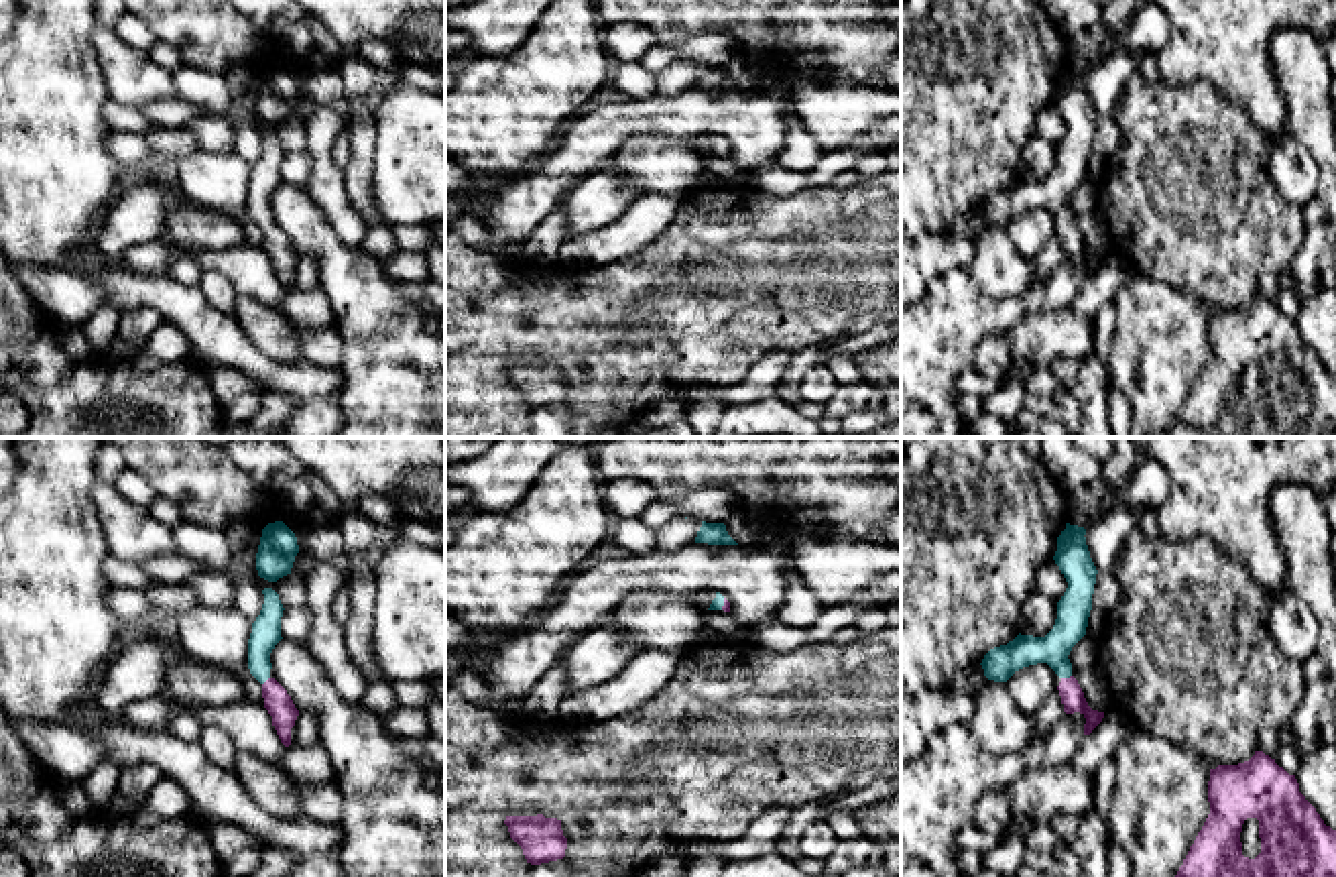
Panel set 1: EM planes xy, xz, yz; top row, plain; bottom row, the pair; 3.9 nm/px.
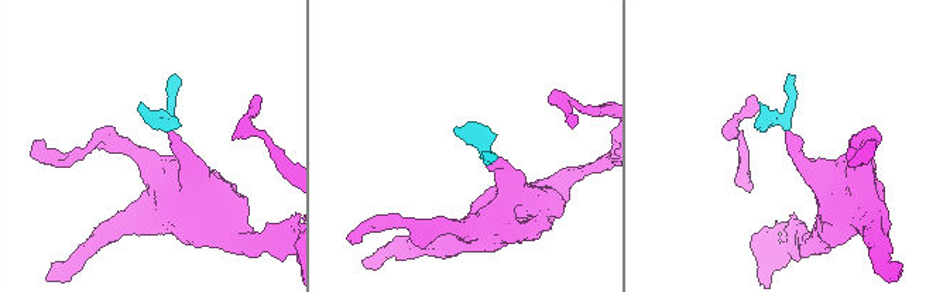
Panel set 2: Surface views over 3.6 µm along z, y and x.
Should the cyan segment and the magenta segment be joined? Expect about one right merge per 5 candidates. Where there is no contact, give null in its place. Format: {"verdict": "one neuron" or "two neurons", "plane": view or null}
{"verdict": "one neuron", "plane": "yz"}

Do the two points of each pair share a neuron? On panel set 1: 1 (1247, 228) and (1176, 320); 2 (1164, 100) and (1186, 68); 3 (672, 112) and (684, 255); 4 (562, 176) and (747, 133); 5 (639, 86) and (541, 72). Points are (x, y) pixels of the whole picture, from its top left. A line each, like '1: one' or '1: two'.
1: two
2: two
3: two
4: one
5: two

